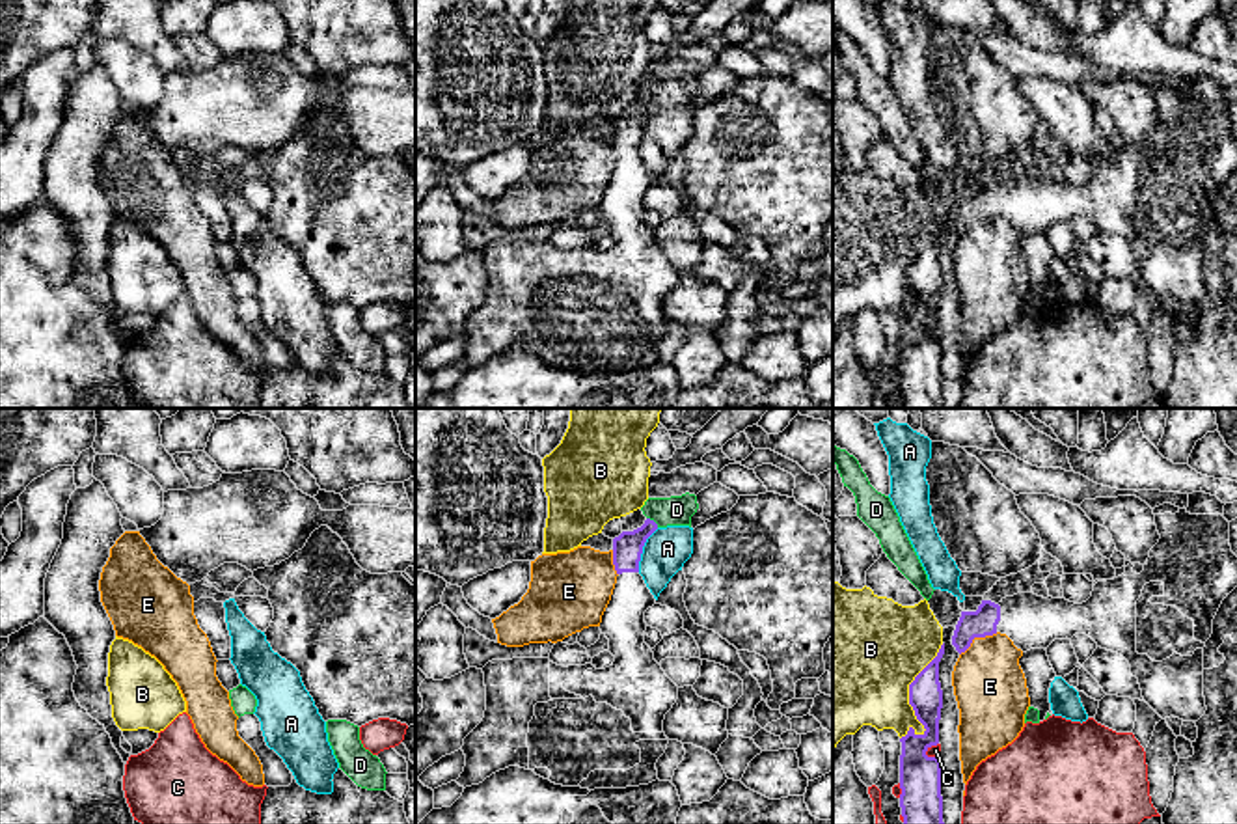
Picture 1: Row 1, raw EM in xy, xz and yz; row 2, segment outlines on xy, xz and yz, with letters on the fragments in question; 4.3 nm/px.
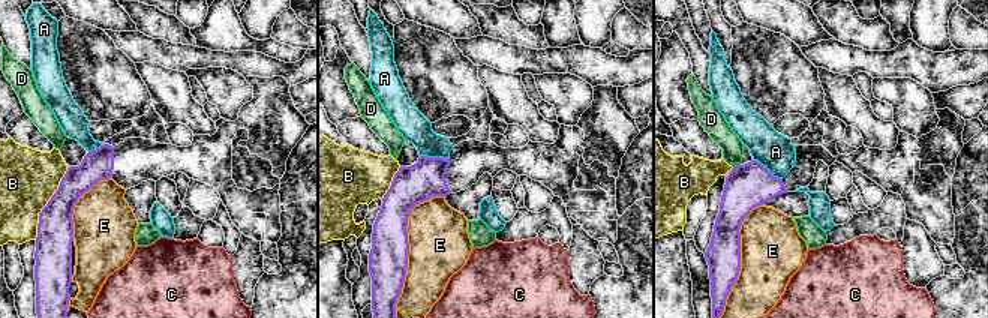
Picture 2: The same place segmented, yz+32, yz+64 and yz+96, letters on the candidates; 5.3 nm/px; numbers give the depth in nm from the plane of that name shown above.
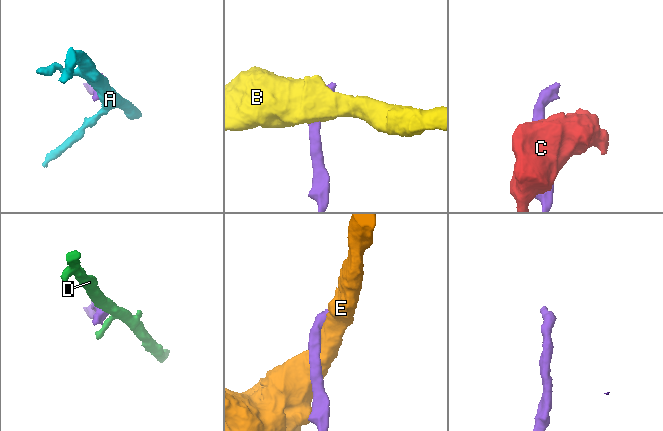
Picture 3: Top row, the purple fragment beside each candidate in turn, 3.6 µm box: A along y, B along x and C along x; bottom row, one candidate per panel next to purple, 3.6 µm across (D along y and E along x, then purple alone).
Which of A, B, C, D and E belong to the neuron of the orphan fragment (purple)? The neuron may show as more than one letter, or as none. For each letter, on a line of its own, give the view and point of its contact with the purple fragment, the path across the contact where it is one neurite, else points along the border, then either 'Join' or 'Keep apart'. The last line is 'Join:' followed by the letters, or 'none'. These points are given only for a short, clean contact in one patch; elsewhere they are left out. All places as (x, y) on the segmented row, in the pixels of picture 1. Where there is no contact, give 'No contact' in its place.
A: Touches purple at xz (641, 550). Boundary: xz (658, 528), (643, 547), (638, 571). Keep apart
B: Touches purple at yz (910, 700). Keep apart
C: Touches purple at yz (926, 750). Keep apart
D: Touches purple at xz (652, 521). Boundary: xz (647, 517), (658, 526). Keep apart
E: Touches purple at yz (977, 636). Keep apart
Join: none

